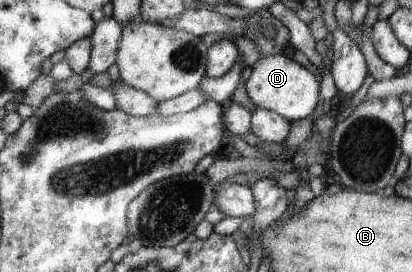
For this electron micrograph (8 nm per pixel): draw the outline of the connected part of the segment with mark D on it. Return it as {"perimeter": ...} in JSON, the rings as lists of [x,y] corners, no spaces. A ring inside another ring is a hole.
{"perimeter":[[[284,54],[260,57],[249,69],[244,83],[247,95],[256,108],[279,113],[290,122],[312,117],[318,103],[323,101],[322,95],[320,95],[320,81],[308,69],[290,61],[288,57],[284,57]]]}

